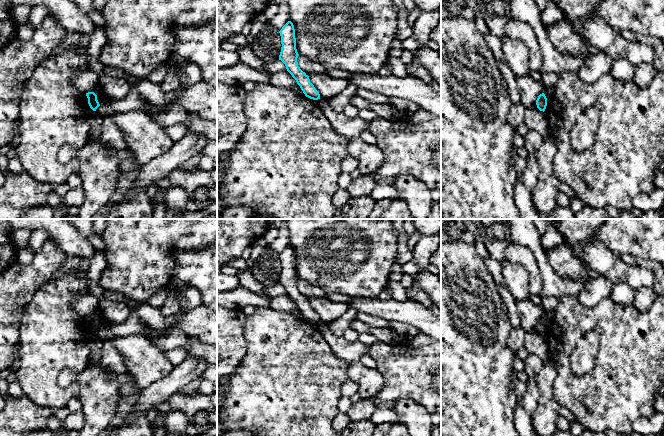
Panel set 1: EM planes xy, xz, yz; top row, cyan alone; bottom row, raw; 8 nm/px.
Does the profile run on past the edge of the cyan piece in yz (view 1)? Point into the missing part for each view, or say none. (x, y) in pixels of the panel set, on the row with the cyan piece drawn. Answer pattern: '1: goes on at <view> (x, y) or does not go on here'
1: does not go on here

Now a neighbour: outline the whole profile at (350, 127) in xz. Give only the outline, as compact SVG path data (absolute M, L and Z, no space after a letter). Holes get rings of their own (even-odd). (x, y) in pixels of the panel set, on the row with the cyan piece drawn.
M320 98L316 101L337 134L350 140L359 137L363 131L368 129L369 121L358 116L348 117L344 113L334 111L326 99Z

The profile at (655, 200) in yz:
M655 188L650 193L638 194L633 198L632 204L634 208L637 208L642 212L662 210L665 204L665 191Z

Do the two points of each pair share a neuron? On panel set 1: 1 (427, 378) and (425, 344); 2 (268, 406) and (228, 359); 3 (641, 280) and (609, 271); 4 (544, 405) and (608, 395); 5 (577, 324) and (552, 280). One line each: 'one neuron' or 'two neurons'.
1: one neuron
2: two neurons
3: one neuron
4: two neurons
5: two neurons

